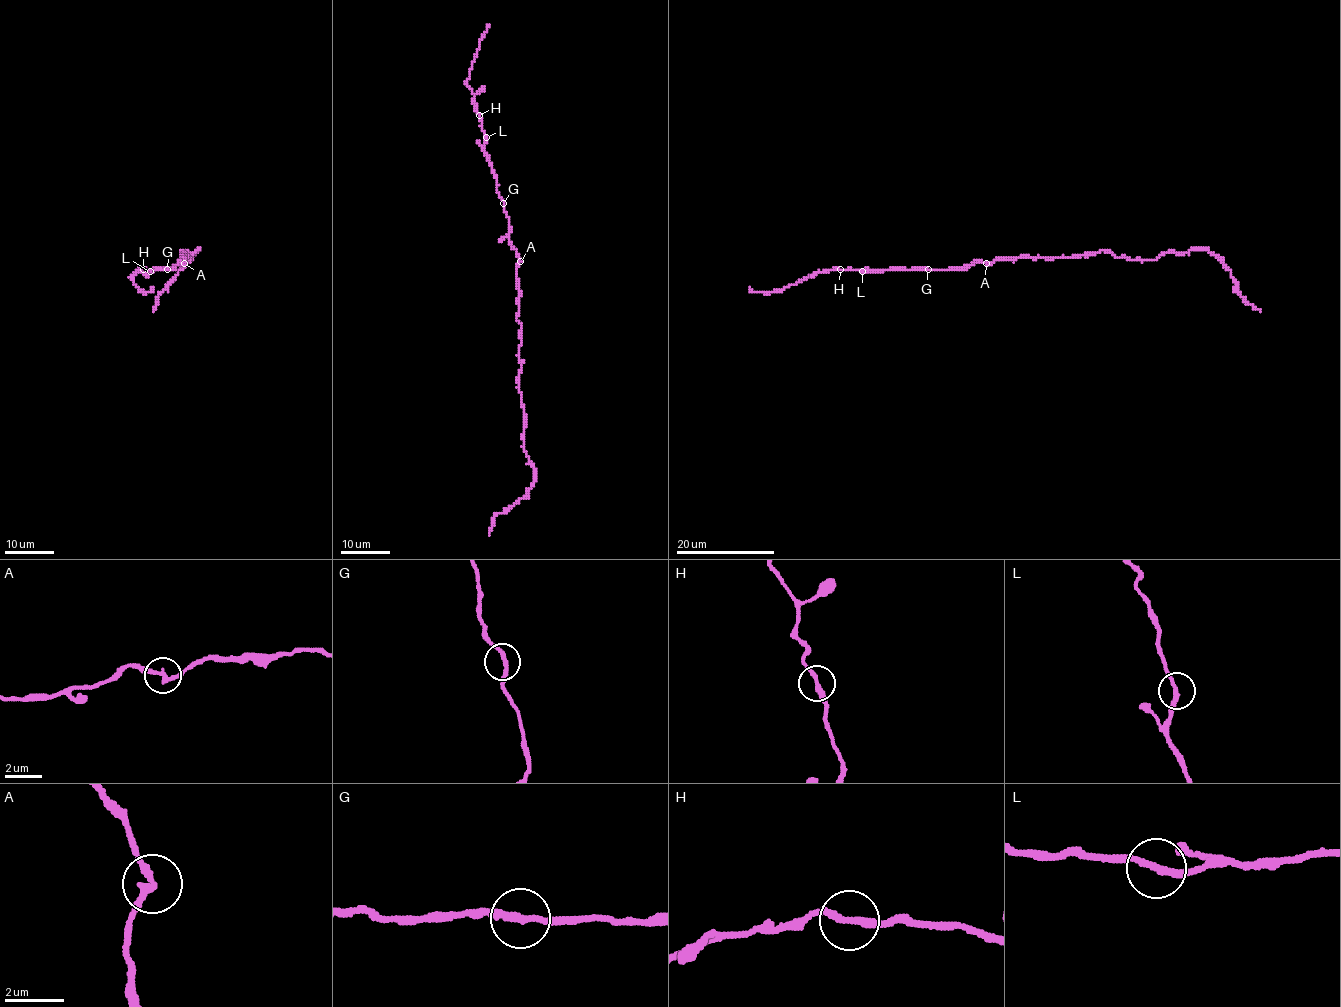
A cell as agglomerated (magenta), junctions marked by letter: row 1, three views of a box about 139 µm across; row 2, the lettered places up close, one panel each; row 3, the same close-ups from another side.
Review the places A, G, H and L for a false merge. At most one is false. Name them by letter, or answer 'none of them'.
none of them

